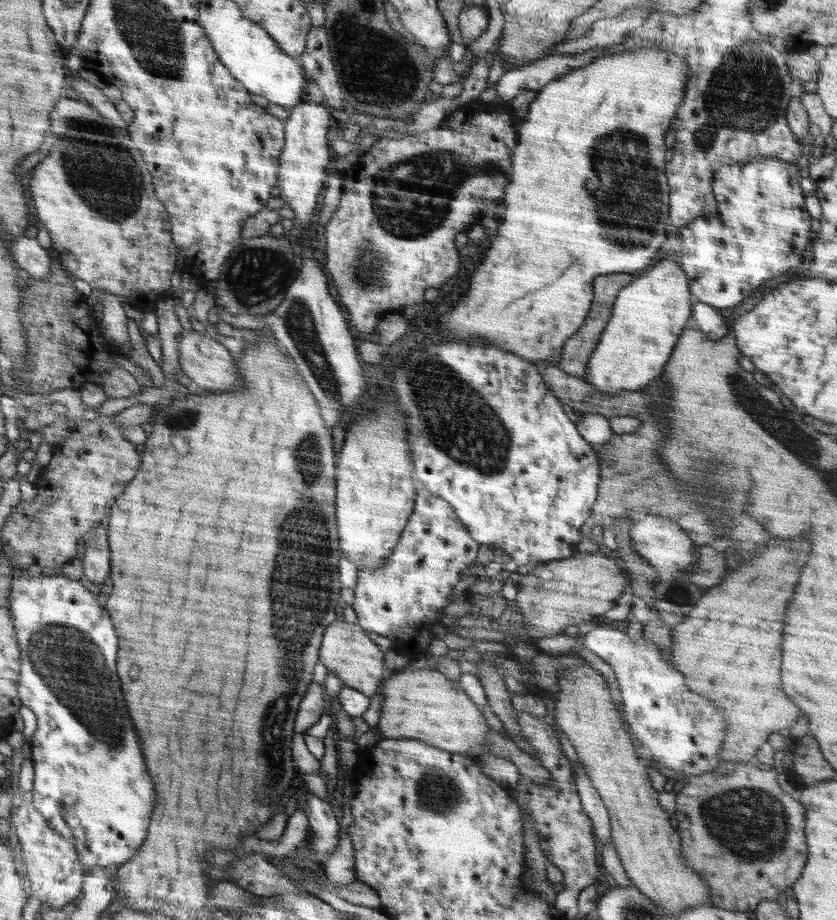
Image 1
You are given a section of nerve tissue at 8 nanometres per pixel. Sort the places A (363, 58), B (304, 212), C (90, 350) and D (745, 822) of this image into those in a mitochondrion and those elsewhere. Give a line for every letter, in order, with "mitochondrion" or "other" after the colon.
A: mitochondrion
B: other
C: other
D: mitochondrion

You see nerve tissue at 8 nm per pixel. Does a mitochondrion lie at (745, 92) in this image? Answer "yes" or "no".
yes

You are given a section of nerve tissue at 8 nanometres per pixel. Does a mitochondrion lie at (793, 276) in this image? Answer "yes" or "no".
no

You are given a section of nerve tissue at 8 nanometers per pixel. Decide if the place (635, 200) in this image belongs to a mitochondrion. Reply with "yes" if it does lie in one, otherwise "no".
yes

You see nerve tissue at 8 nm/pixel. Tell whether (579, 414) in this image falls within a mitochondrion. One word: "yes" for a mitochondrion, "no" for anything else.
no

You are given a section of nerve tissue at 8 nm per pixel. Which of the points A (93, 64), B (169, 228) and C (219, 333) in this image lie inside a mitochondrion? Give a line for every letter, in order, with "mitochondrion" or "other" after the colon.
A: other
B: other
C: other

